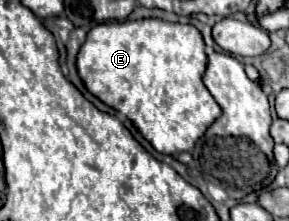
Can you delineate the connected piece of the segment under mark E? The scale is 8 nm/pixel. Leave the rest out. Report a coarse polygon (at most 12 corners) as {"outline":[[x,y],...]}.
{"outline":[[160,18],[96,24],[86,90],[160,154],[190,152],[222,112],[204,40]]}

